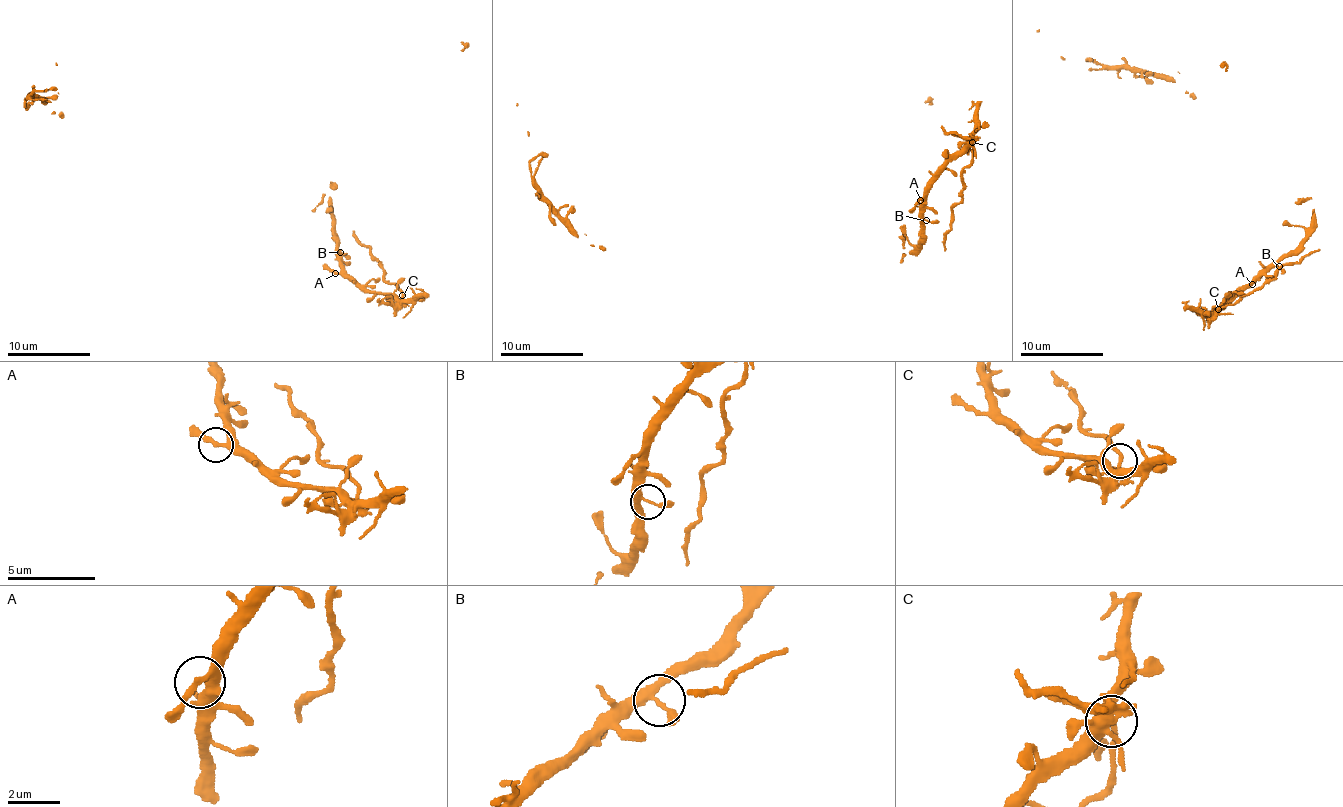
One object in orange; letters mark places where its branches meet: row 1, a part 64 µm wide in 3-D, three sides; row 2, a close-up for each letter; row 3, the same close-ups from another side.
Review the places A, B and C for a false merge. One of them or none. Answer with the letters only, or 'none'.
C

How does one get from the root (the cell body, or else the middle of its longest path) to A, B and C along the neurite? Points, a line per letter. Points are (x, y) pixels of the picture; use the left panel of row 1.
A: (311, 210), (327, 199), (343, 262), (340, 271), (335, 273)
B: (311, 210), (327, 199), (340, 252)
C: (311, 210), (327, 199), (334, 230), (339, 239), (339, 253), (349, 276), (374, 292), (402, 295)

